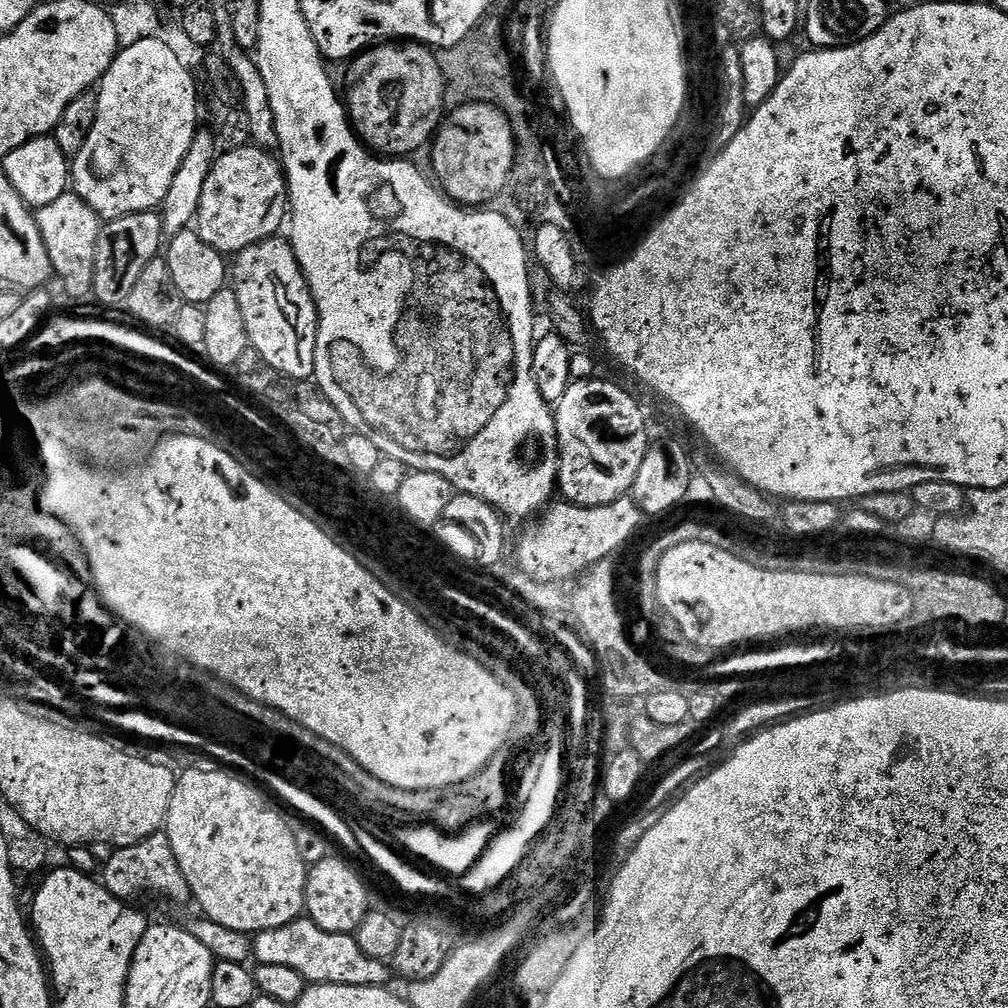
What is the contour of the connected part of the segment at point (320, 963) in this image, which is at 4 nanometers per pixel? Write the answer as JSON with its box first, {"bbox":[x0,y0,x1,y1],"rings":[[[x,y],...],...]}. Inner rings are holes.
{"bbox":[252,918,389,988],"rings":[[[307,918],[295,920],[286,926],[278,926],[278,930],[255,933],[252,955],[256,964],[290,966],[290,970],[298,970],[298,974],[302,974],[302,978],[309,985],[383,988],[389,983],[387,981],[389,965],[364,953],[362,946],[358,946],[355,935],[322,930],[322,926]]]}

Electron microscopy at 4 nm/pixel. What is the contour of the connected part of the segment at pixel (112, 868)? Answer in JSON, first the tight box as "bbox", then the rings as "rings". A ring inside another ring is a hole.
{"bbox":[102,831,192,904],"rings":[[[167,831],[156,832],[150,838],[138,842],[134,846],[115,849],[108,861],[103,861],[102,883],[109,894],[119,900],[132,902],[135,896],[161,896],[164,900],[173,900],[176,904],[189,903],[192,891],[186,882],[186,874],[182,874],[182,866],[178,866],[178,858],[174,858],[174,846],[170,846]]]}

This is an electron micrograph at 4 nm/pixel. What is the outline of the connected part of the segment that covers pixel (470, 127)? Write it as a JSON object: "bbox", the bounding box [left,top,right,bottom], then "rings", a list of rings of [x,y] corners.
{"bbox":[431,102,516,210],"rings":[[[481,102],[478,104],[462,103],[451,109],[443,117],[442,123],[436,129],[434,139],[431,141],[431,171],[436,171],[435,179],[445,196],[453,204],[467,206],[476,210],[499,197],[500,192],[506,185],[512,173],[512,168],[516,165],[516,135],[512,129],[512,123],[508,121],[508,116],[497,105],[491,102]]]}

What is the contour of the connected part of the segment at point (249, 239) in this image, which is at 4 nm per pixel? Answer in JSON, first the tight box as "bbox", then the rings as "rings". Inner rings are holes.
{"bbox":[194,146,289,254],"rings":[[[249,146],[217,155],[206,186],[202,186],[194,231],[206,246],[222,254],[238,254],[258,242],[273,239],[283,224],[285,227],[289,212],[288,181],[281,161],[271,151]]]}

